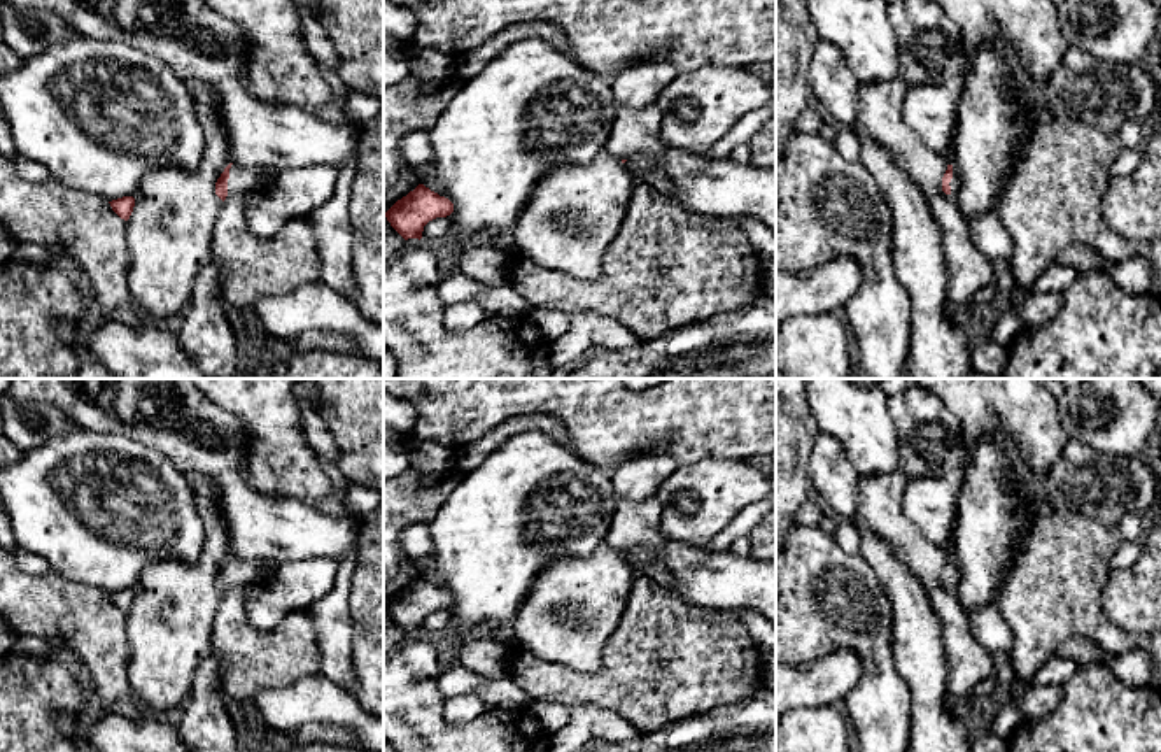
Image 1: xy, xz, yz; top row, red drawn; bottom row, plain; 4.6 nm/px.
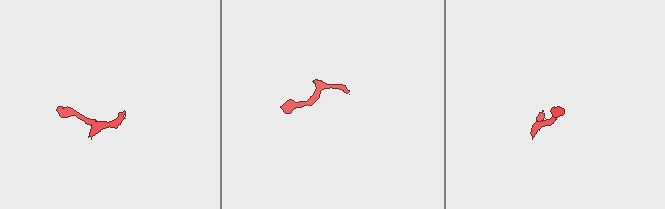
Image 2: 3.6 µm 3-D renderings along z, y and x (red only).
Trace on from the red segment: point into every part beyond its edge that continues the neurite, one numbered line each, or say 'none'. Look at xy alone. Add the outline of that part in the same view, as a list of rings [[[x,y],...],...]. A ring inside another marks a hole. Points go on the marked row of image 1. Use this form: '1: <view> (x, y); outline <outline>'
1: xy (240, 177); outline [[[231,165],[228,179],[228,195],[256,188],[266,175],[273,174],[268,167]]]

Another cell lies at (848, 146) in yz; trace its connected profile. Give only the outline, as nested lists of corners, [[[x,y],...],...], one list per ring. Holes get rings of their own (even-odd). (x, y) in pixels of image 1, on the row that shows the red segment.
[[[839,126],[832,142],[842,158],[858,160],[860,142],[849,126]]]

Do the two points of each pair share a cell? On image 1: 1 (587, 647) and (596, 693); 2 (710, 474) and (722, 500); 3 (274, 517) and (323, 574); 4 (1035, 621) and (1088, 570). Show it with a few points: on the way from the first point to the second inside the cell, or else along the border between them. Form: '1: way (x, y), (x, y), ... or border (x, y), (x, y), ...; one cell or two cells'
1: border (610, 637), (603, 663), (592, 672), (552, 665); two cells
2: way (710, 481), (710, 488), (715, 493); one cell
3: border (338, 561), (303, 558), (275, 565); two cells
4: way (1048, 609), (1076, 581); one cell

